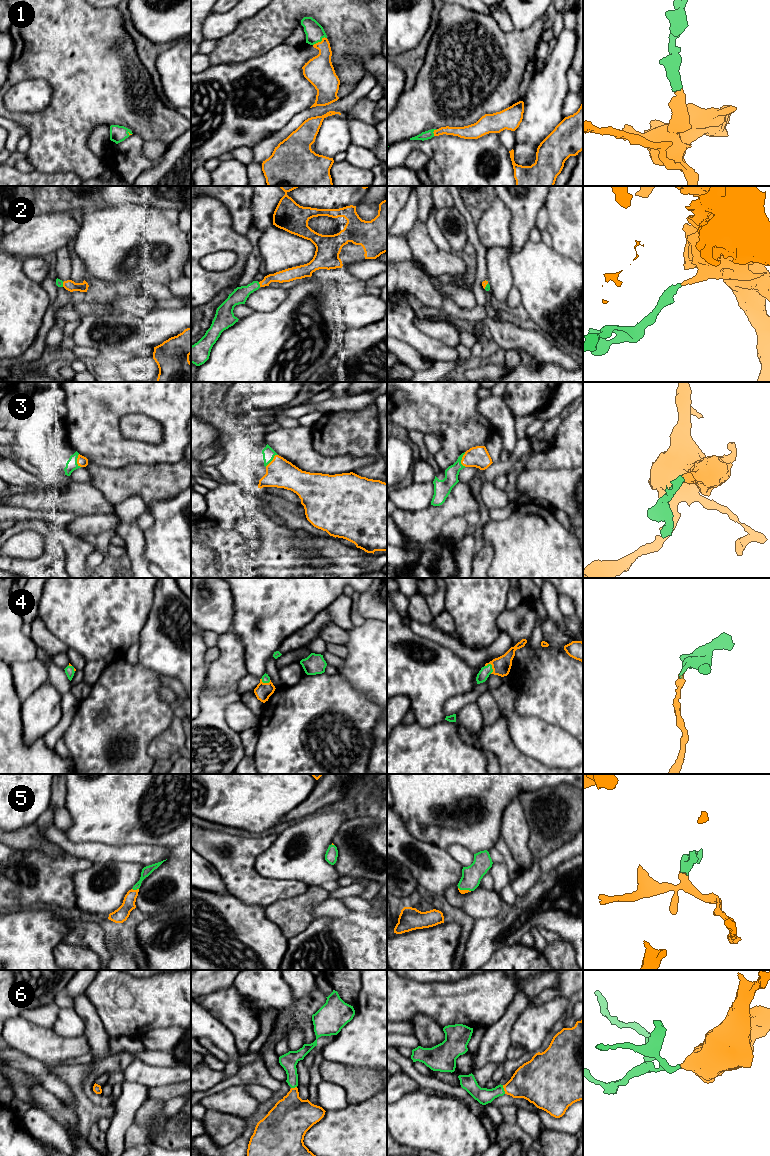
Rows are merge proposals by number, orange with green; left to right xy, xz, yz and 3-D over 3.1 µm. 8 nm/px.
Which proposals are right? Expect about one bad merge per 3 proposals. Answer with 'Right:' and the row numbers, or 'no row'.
Right: 1, 2, 3, 4, 5, 6

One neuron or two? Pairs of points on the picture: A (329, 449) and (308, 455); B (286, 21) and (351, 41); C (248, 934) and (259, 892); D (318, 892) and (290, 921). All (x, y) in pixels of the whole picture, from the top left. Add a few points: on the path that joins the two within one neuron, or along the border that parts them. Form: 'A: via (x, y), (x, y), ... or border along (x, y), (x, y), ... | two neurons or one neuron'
A: border along (311, 429), (312, 447), (317, 452), (340, 456) | two neurons
B: via (302, 11), (321, 11), (335, 25) | one neuron
C: border along (234, 895), (248, 904), (260, 905), (264, 908) | two neurons
D: via (311, 899), (296, 914) | one neuron

